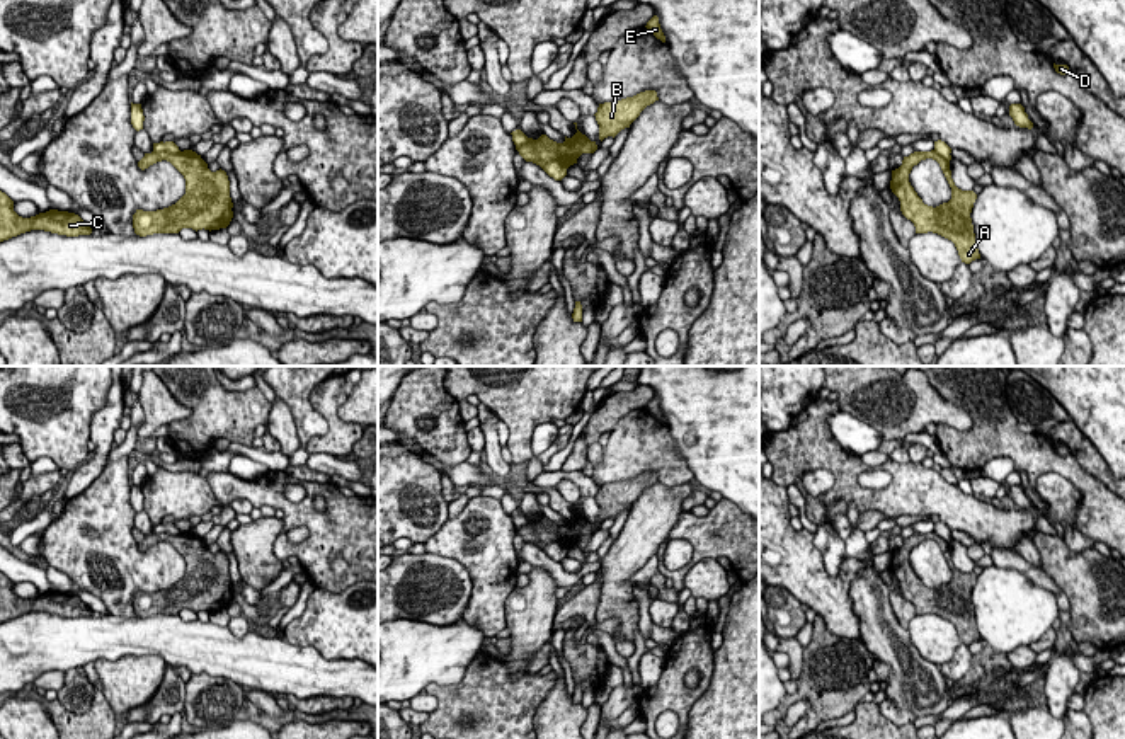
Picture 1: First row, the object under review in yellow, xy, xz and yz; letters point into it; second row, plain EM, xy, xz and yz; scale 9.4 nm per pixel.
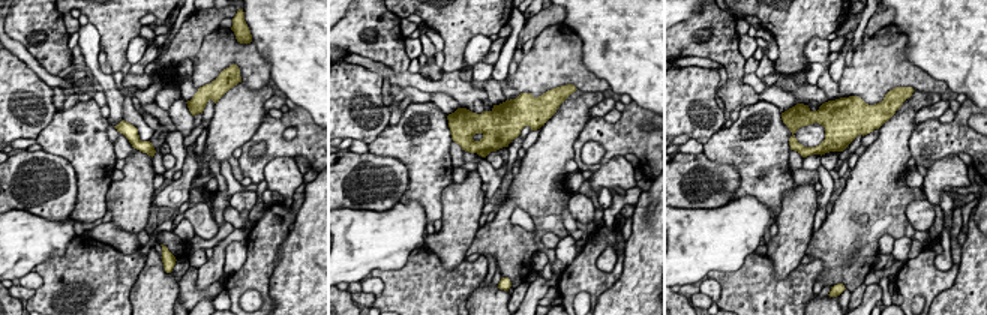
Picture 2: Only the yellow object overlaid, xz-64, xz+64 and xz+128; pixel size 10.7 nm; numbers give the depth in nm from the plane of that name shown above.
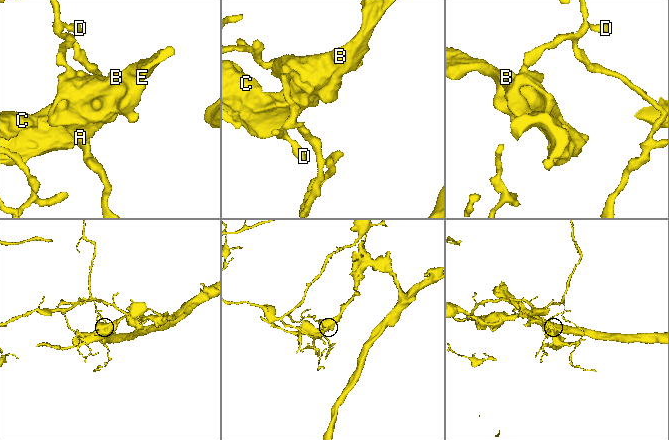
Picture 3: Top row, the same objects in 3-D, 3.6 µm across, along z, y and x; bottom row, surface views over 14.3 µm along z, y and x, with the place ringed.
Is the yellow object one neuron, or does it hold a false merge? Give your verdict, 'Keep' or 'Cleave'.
Cleave

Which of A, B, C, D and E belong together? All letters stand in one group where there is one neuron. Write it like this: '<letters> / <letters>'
A B C E / D

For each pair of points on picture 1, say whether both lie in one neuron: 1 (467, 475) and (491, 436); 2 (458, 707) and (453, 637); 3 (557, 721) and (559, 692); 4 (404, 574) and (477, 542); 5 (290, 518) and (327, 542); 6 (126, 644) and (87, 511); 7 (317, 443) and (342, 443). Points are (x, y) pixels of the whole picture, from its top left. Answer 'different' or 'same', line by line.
1: different
2: different
3: same
4: different
5: same
6: different
7: same

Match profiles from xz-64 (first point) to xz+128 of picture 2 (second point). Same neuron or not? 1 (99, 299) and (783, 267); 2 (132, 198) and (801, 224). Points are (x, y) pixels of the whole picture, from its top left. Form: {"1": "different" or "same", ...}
{"1": "different", "2": "same"}

